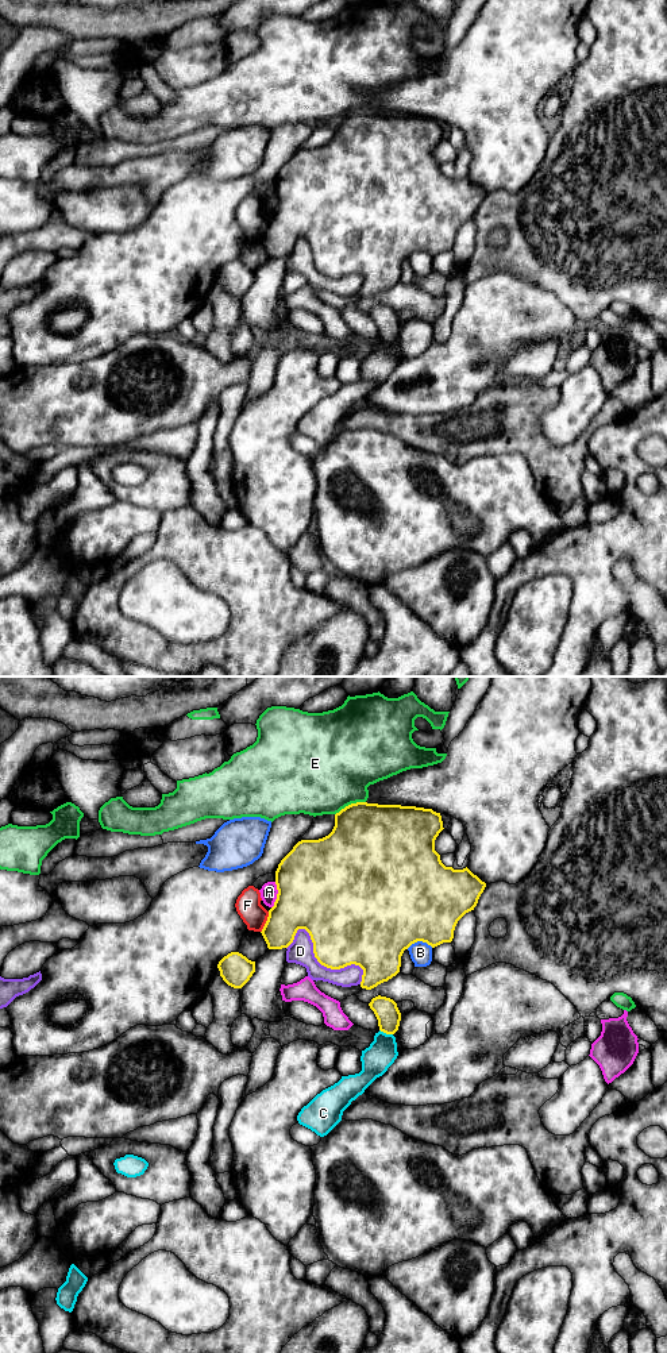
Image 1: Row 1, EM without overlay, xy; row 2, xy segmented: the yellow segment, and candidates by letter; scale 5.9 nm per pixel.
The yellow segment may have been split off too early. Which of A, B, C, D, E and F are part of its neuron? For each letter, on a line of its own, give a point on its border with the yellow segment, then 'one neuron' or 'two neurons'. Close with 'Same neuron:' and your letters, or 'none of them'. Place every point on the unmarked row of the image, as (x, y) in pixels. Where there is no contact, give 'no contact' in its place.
A: xy (277, 204) | two neurons
B: xy (419, 249) | two neurons
C: xy (386, 342) | two neurons
D: xy (327, 276) | two neurons
E: xy (351, 112) | two neurons
F: xy (266, 231) | two neurons
Same neuron: none of them

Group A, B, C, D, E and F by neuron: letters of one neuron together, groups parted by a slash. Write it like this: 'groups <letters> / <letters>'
groups A / B / C / D / E / F

